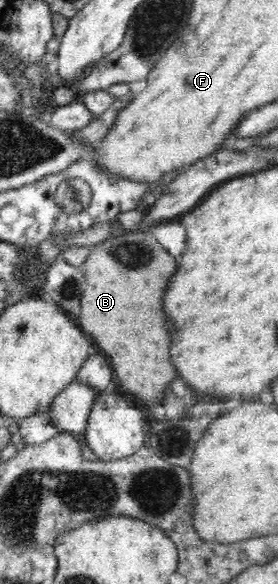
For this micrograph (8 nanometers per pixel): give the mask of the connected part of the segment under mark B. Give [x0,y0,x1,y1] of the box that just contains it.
[76,229,179,407]

